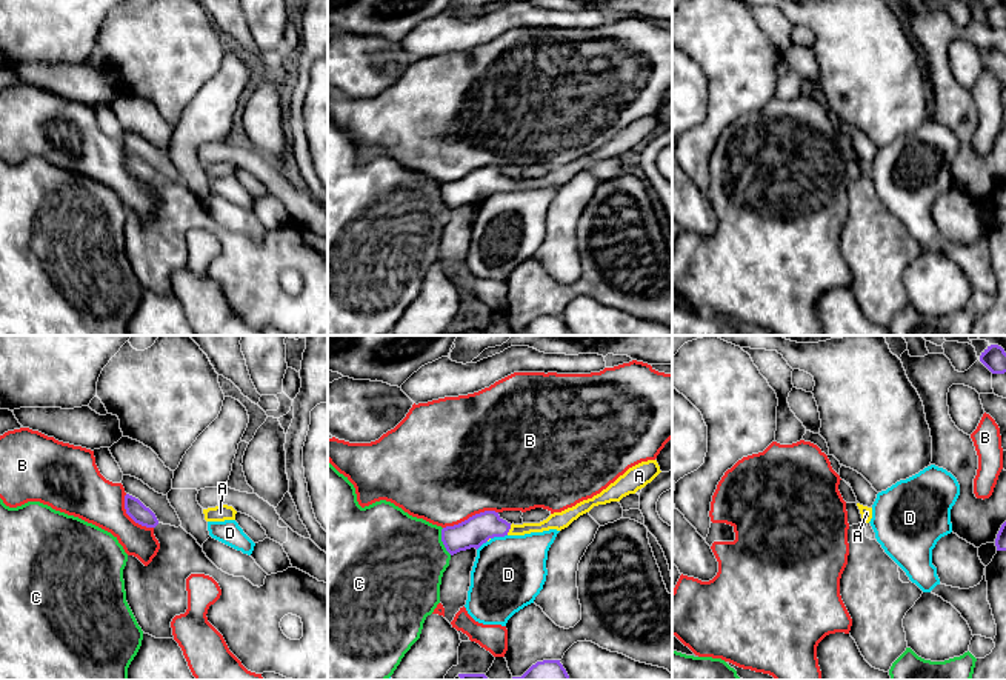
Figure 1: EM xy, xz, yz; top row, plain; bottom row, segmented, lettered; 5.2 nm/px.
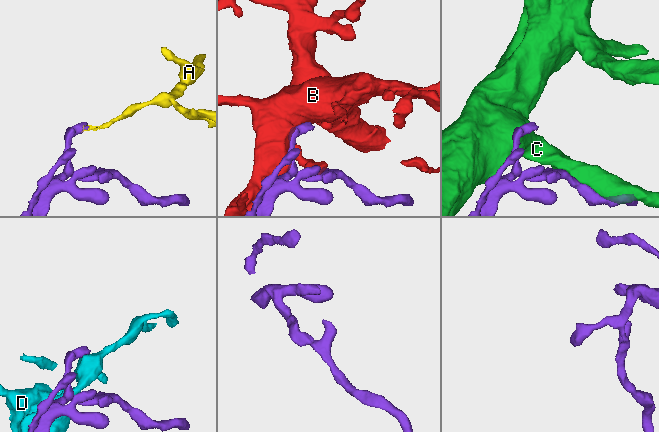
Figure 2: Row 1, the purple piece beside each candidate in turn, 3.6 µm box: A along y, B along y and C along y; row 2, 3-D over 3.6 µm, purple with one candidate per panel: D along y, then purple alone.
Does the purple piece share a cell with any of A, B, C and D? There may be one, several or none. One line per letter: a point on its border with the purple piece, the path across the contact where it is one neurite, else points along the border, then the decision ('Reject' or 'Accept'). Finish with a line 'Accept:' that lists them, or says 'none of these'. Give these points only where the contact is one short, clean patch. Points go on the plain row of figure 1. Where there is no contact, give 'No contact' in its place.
A: Touches purple at xz (509, 183). Path across: xz (477, 185), (509, 183), (539, 183), (556, 176). Accept
B: Touches purple at xz (469, 173). Reject
C: Touches purple at xz (442, 196). Reject
D: Touches purple at xz (499, 191). Reject
Accept: A

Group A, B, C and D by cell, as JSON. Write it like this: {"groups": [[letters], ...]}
{"groups": [["A"], ["B"], ["C"], ["D"]]}

